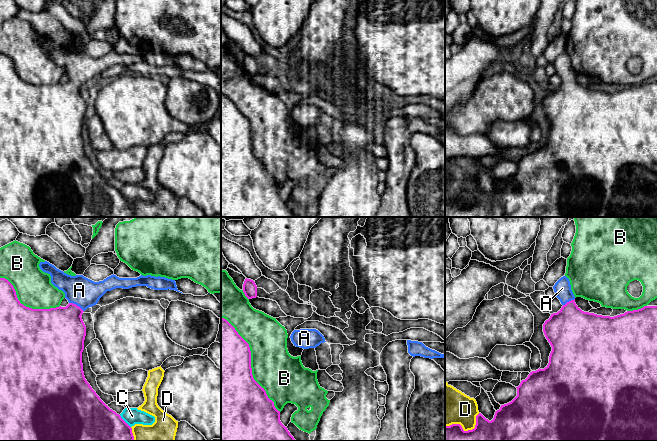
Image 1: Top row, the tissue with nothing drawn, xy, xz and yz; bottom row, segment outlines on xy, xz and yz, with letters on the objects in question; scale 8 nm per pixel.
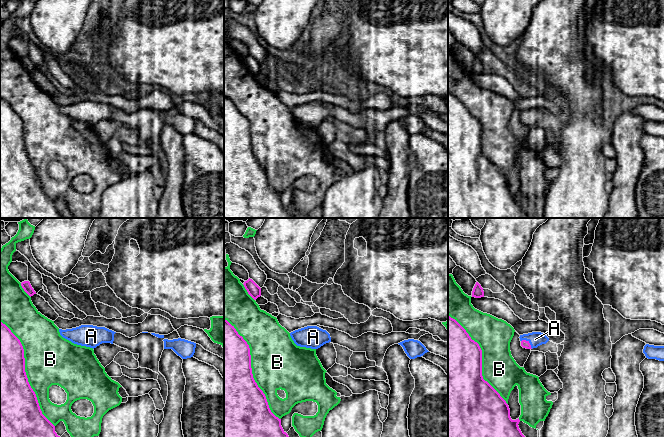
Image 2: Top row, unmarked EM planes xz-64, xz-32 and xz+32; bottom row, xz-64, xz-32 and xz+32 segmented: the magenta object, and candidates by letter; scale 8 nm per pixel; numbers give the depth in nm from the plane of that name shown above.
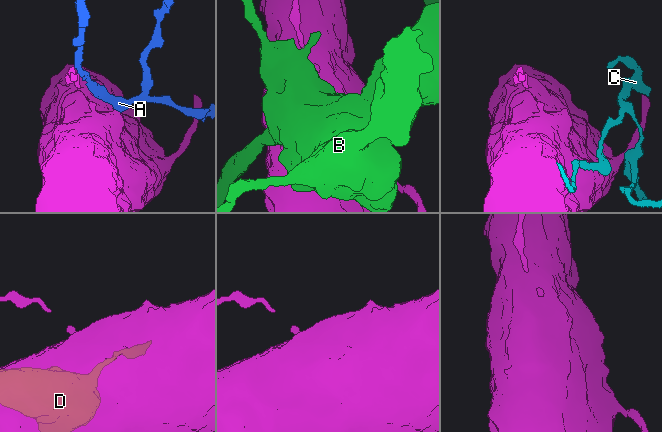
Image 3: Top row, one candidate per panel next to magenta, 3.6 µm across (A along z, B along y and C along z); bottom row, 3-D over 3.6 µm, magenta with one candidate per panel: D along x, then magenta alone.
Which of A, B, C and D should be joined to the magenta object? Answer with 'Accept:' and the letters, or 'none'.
Accept: A

